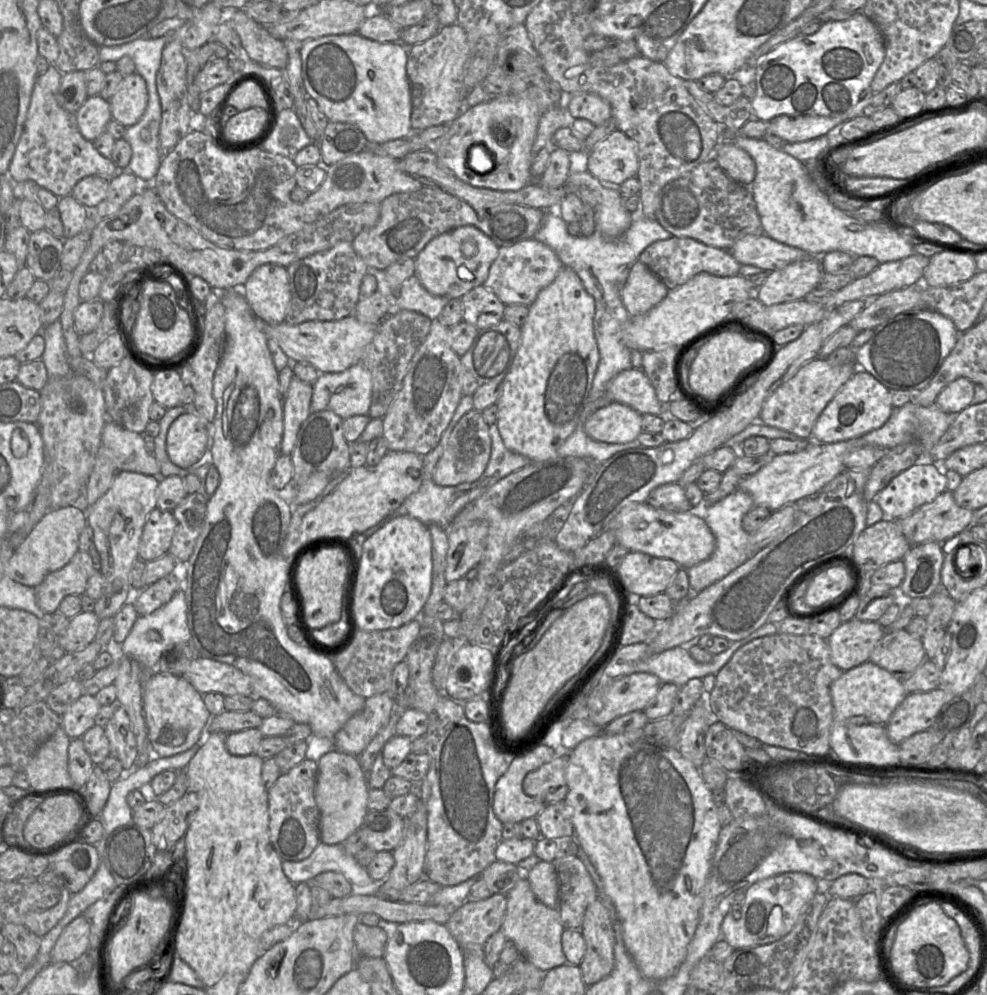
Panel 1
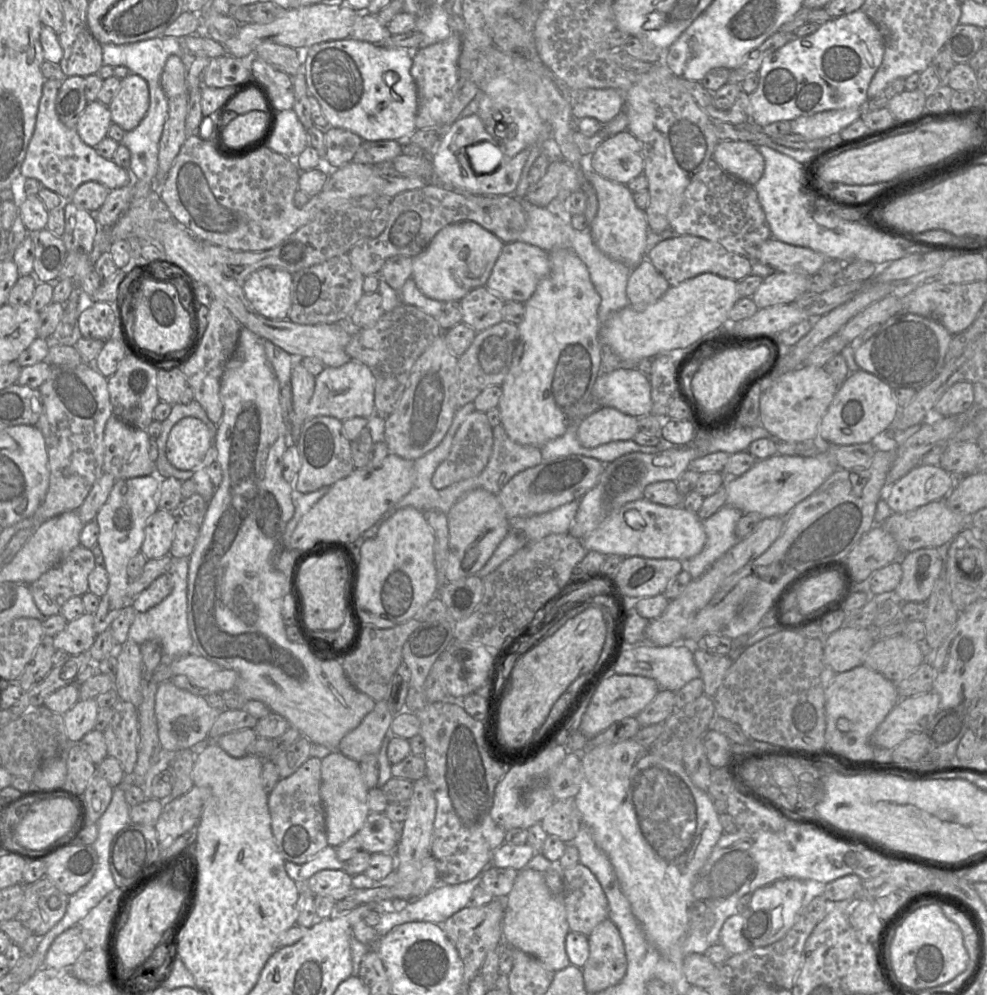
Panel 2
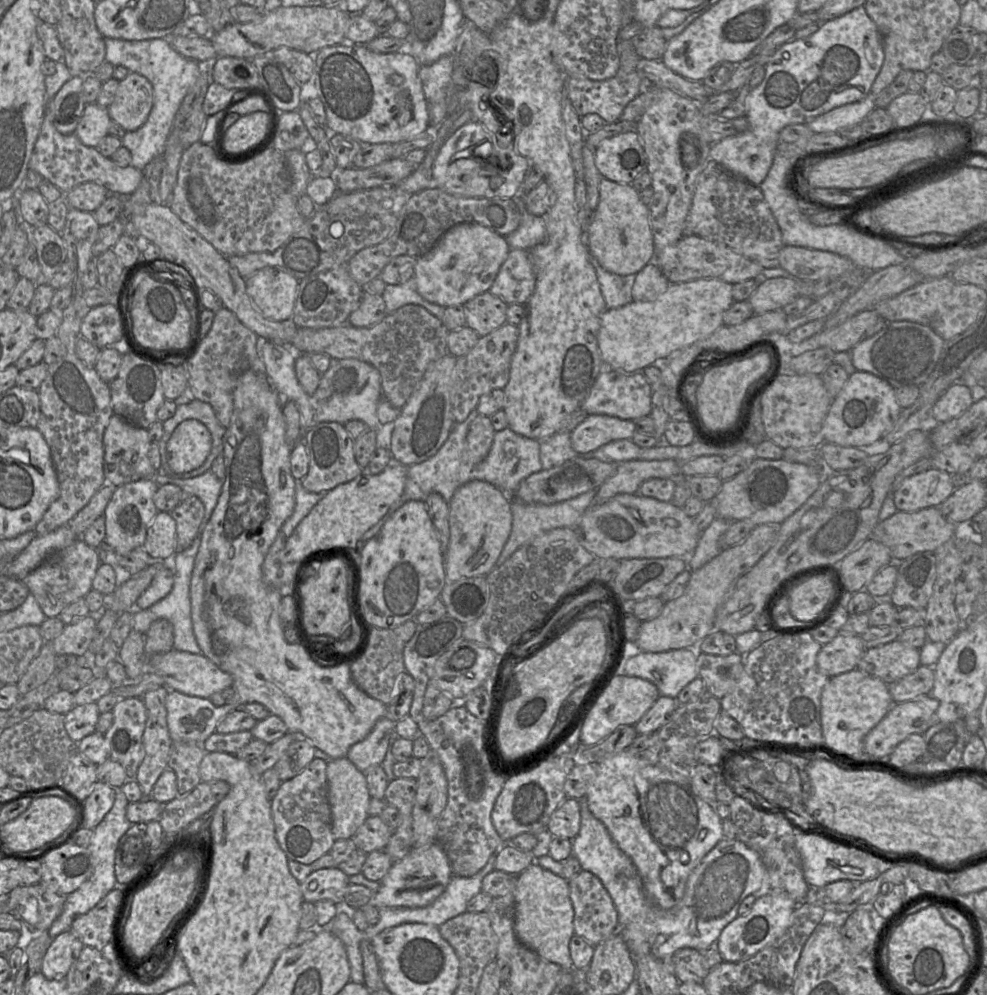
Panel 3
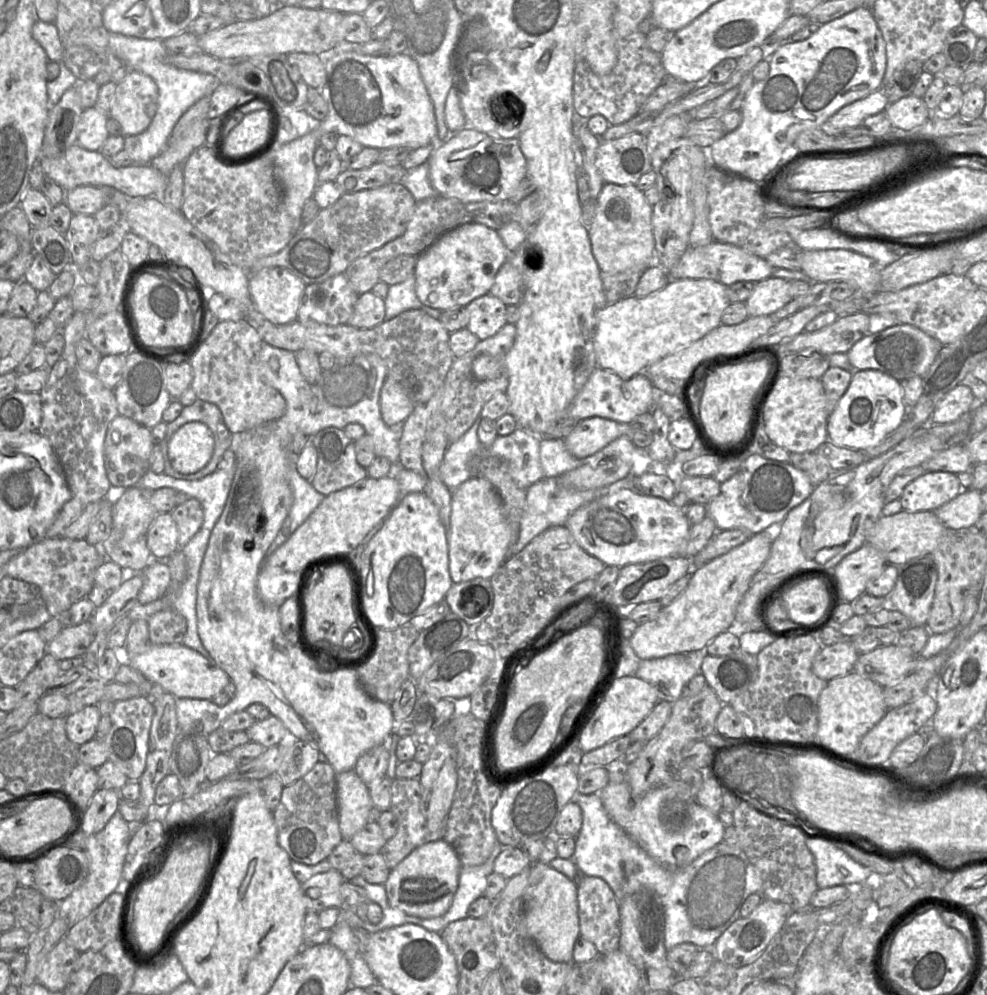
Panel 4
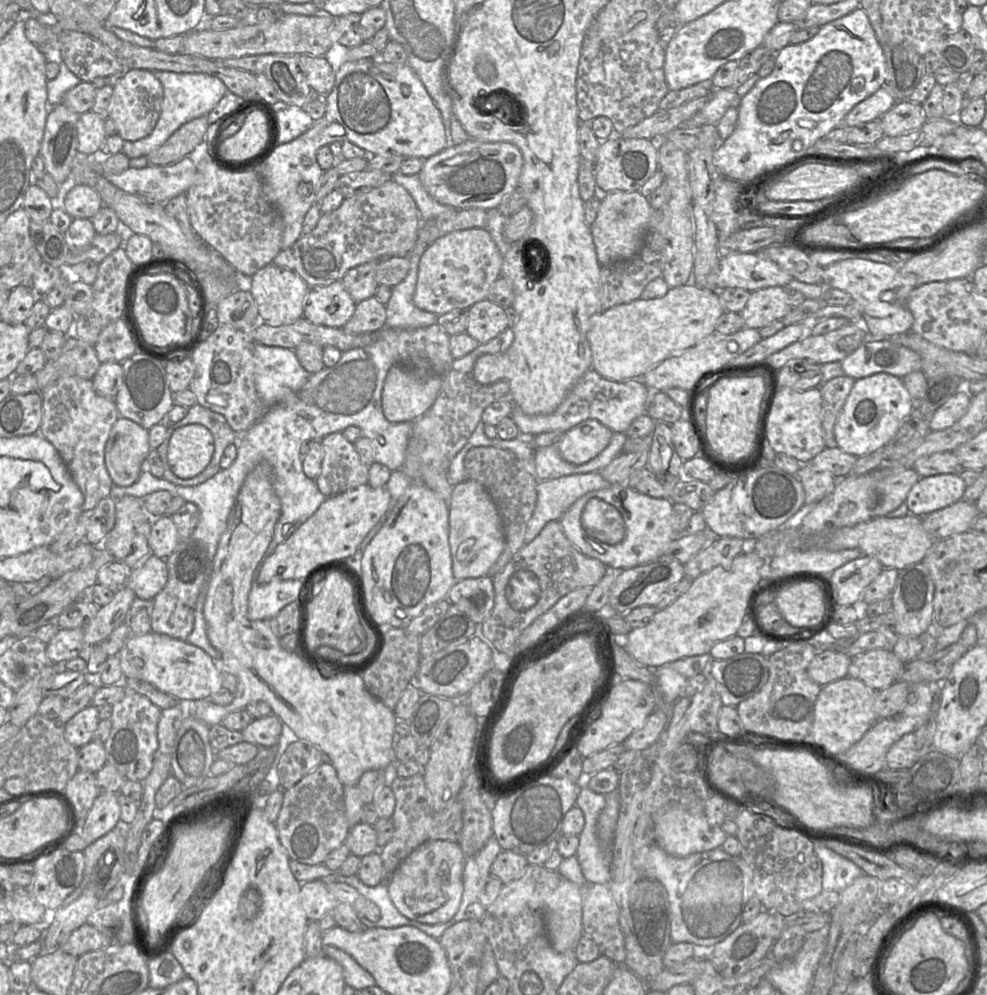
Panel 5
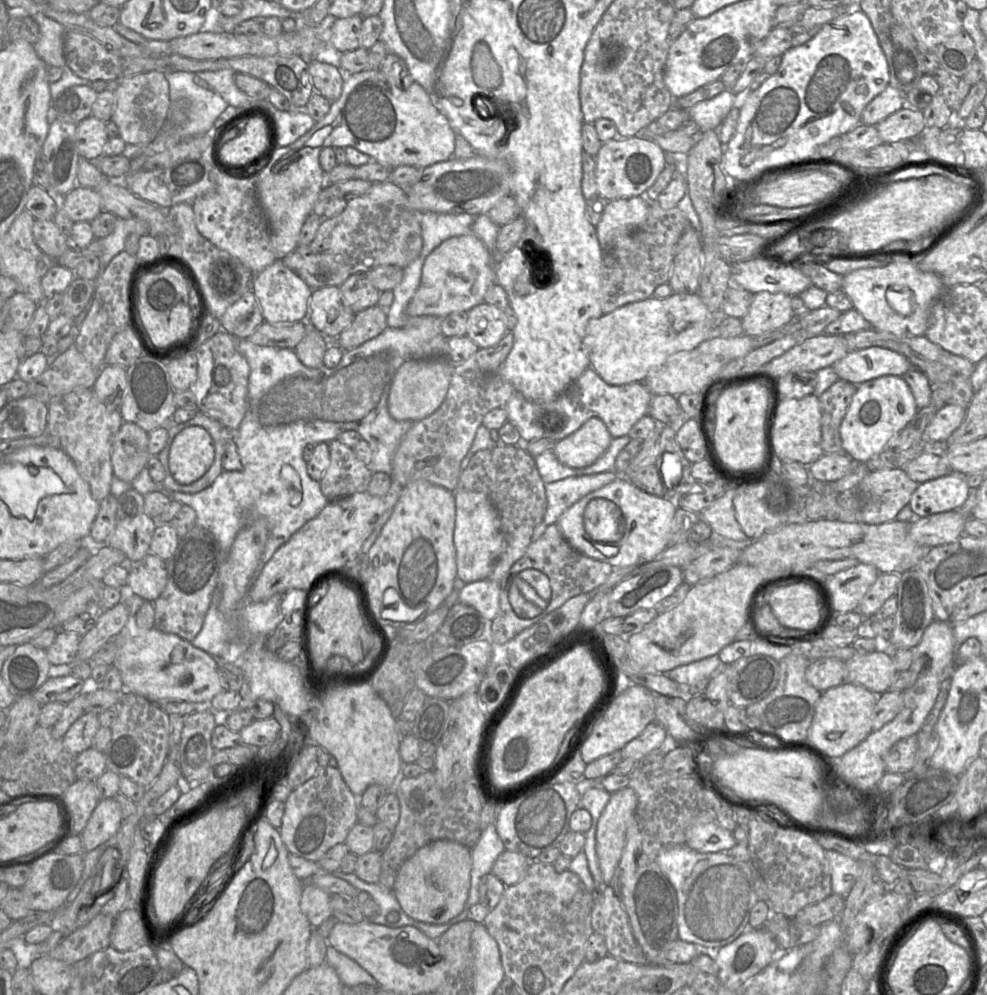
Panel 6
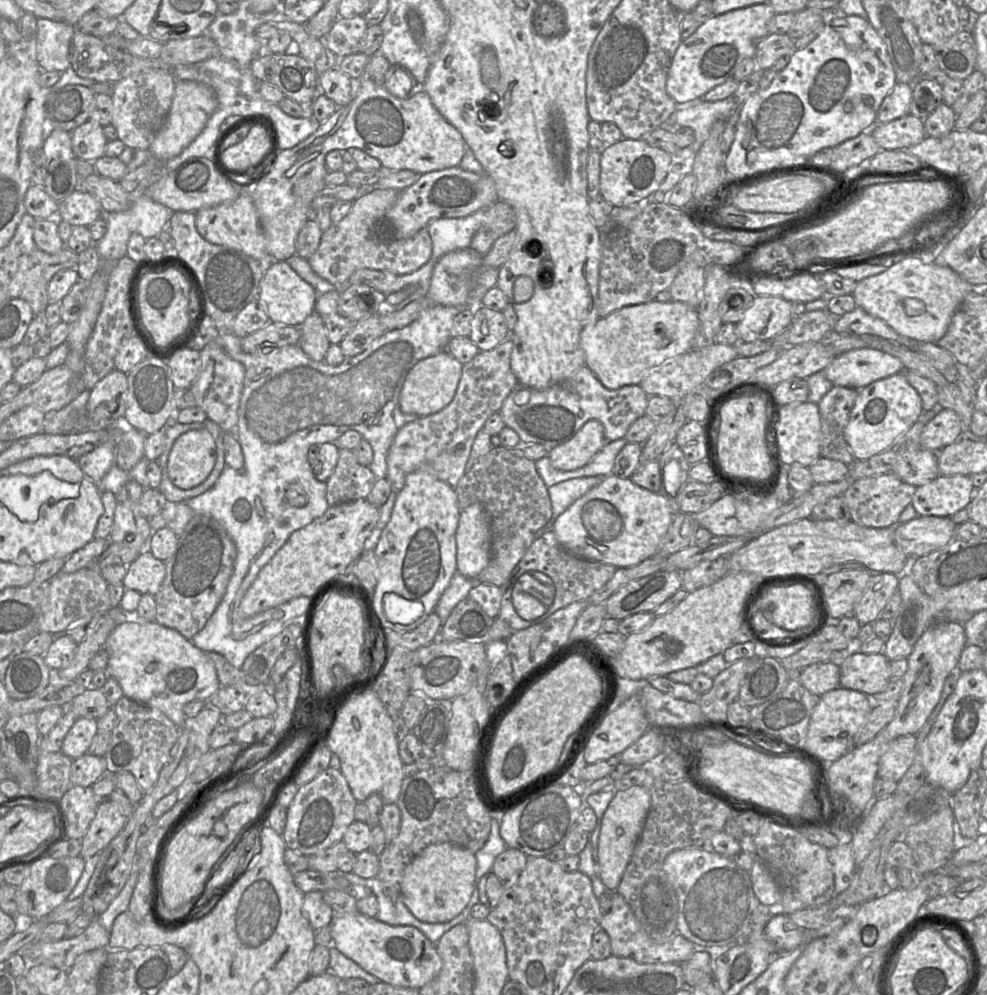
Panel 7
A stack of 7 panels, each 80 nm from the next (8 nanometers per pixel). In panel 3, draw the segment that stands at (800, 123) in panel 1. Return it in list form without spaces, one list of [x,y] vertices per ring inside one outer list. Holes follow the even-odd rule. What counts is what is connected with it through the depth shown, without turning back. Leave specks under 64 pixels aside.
[[[870,93],[863,99],[839,106],[810,120],[806,125],[813,133],[837,132],[861,123],[875,108],[875,97]]]

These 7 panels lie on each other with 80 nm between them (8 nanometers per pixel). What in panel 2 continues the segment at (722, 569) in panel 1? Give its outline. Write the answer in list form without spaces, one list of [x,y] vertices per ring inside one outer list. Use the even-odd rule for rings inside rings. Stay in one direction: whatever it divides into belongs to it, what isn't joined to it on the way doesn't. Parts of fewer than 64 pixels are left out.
[[[726,504],[703,521],[706,533],[704,548],[685,563],[685,569],[690,573],[692,579],[700,577],[738,542],[735,527],[743,514],[737,508]]]

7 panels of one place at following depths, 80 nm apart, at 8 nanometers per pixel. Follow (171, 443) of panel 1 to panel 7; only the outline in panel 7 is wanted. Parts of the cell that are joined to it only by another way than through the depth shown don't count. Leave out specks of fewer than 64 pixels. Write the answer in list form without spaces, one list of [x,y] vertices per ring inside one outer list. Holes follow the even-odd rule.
[[[207,429],[190,430],[175,441],[168,459],[171,482],[183,490],[203,483],[217,459],[217,447]]]

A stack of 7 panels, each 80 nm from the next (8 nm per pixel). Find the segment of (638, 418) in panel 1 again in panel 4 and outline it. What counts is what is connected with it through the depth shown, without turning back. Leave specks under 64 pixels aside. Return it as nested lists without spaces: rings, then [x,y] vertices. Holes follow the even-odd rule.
[[[590,417],[578,422],[564,439],[568,451],[577,458],[585,458],[600,451],[622,435],[629,435],[629,423],[621,423],[601,417]]]

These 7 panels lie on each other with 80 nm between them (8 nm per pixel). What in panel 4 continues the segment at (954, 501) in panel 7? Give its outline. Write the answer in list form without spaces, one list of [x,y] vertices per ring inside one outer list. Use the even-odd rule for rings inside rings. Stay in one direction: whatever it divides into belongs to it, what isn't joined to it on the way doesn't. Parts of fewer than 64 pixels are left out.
[[[925,472],[904,488],[899,500],[902,509],[907,512],[935,511],[955,498],[961,490],[956,474]]]

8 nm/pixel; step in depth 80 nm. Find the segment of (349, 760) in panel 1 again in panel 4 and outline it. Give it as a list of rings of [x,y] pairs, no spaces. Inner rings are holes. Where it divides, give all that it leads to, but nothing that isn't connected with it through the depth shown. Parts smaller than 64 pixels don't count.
[[[355,770],[338,773],[335,780],[339,829],[343,840],[350,840],[368,823],[373,804],[368,787]]]

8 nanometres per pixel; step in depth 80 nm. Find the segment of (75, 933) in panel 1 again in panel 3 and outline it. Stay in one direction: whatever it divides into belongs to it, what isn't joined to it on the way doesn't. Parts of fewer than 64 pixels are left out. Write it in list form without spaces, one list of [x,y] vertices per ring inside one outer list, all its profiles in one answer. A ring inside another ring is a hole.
[[[71,930],[60,933],[48,947],[40,972],[47,979],[65,979],[83,948],[84,944]]]

